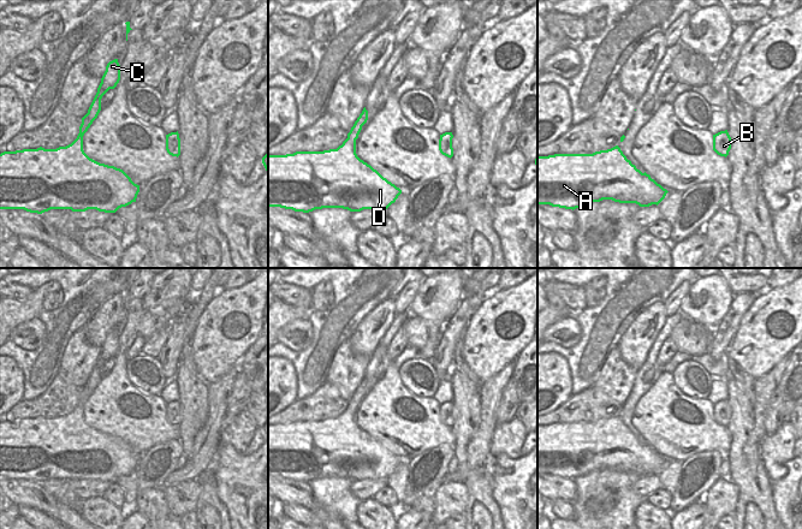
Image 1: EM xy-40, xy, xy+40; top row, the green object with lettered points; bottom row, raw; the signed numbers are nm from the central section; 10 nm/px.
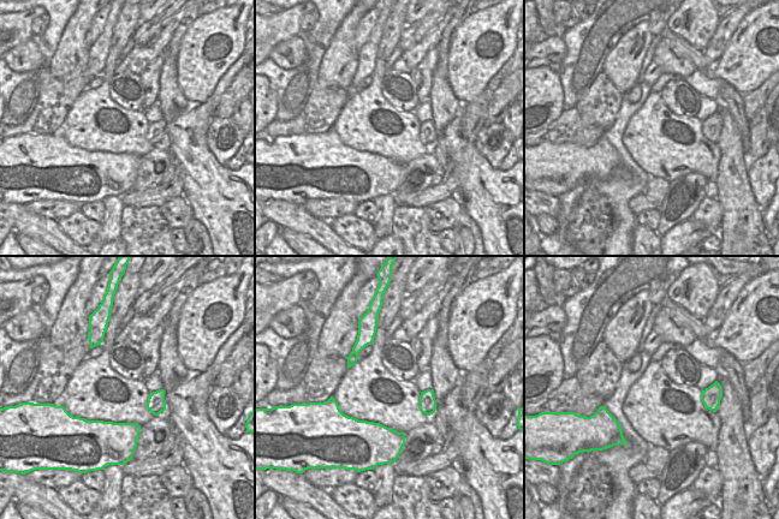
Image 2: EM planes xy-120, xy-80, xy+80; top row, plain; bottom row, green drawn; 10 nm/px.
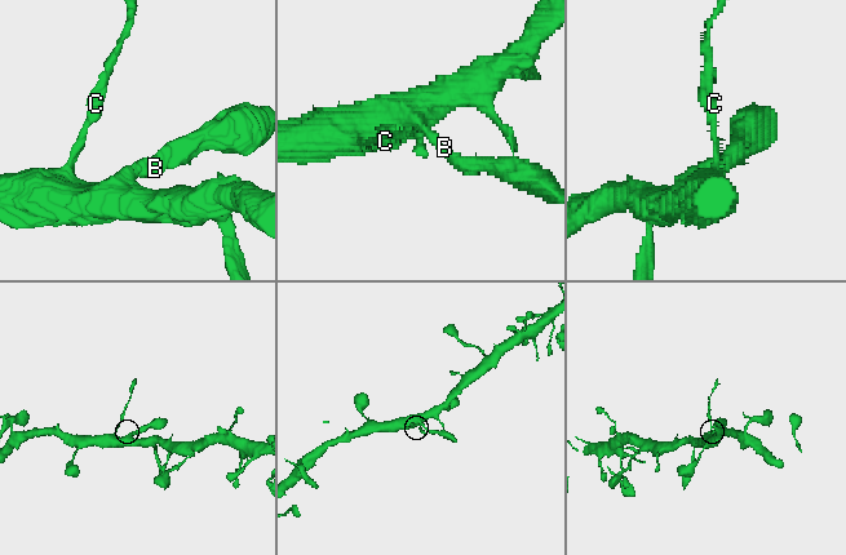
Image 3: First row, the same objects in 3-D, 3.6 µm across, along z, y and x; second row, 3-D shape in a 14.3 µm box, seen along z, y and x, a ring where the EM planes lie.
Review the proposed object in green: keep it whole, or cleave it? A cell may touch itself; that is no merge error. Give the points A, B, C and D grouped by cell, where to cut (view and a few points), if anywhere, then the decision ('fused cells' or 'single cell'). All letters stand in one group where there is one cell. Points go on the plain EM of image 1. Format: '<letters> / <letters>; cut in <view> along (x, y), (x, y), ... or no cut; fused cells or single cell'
A B C D; no cut; single cell

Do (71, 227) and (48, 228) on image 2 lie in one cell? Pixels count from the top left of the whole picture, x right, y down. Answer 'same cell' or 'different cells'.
different cells

